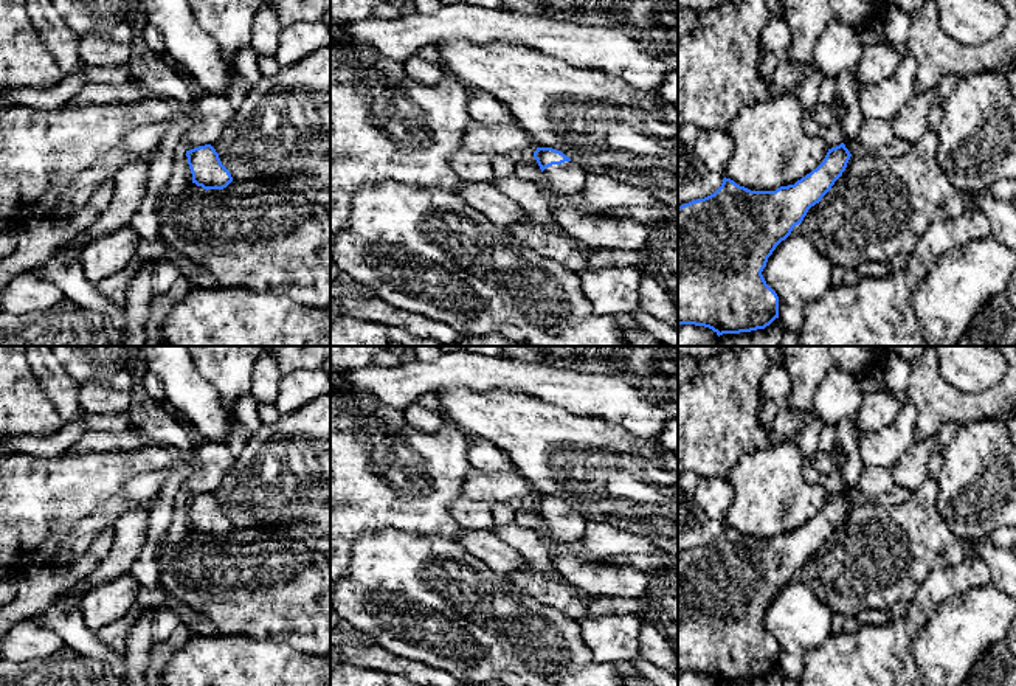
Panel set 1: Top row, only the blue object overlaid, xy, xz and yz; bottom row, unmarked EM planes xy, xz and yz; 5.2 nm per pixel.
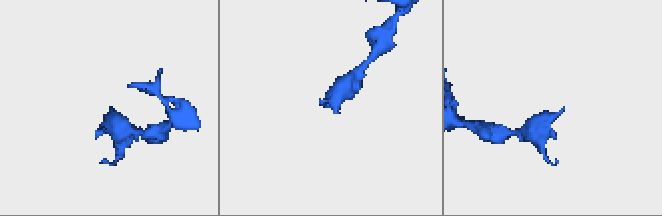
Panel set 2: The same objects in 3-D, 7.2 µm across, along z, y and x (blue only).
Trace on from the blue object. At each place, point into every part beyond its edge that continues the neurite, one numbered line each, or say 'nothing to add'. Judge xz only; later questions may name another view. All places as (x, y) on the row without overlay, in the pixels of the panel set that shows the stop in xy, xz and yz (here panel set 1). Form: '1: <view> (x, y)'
1: xz (566, 528)

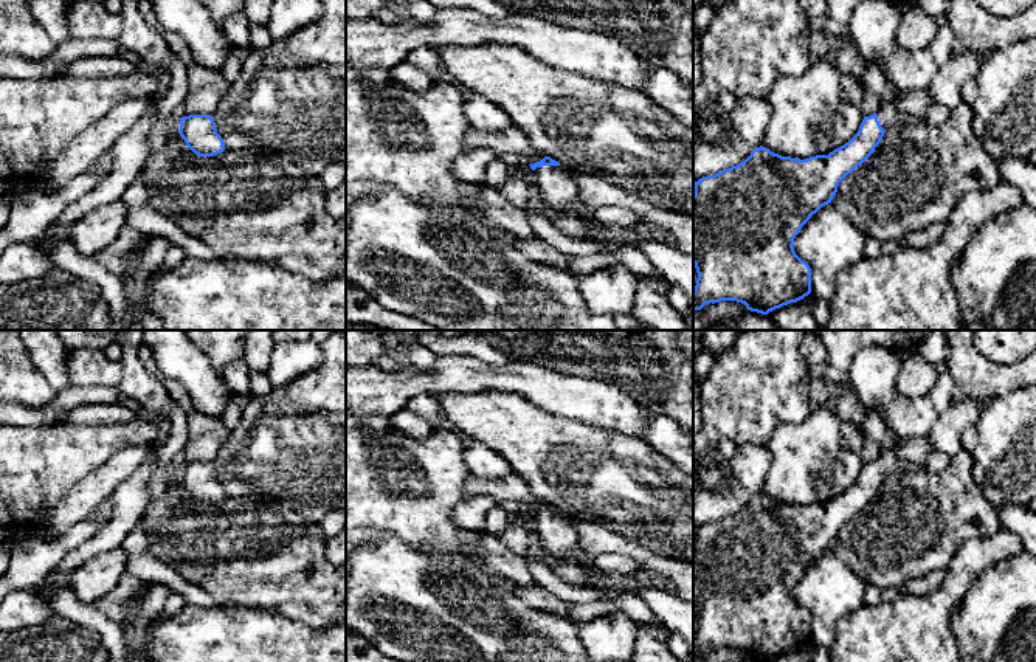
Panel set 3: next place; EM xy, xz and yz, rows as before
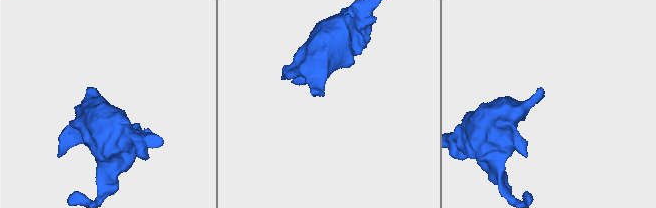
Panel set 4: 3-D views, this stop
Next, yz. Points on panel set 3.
1: yz (889, 462)

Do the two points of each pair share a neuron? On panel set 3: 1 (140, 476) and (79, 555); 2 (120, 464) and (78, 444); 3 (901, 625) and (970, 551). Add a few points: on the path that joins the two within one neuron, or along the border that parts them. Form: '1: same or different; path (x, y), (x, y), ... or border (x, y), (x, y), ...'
1: same; path (129, 498), (124, 517), (101, 540)
2: different; border (143, 444), (118, 450), (81, 481)
3: same; path (923, 617), (956, 585), (962, 572)

